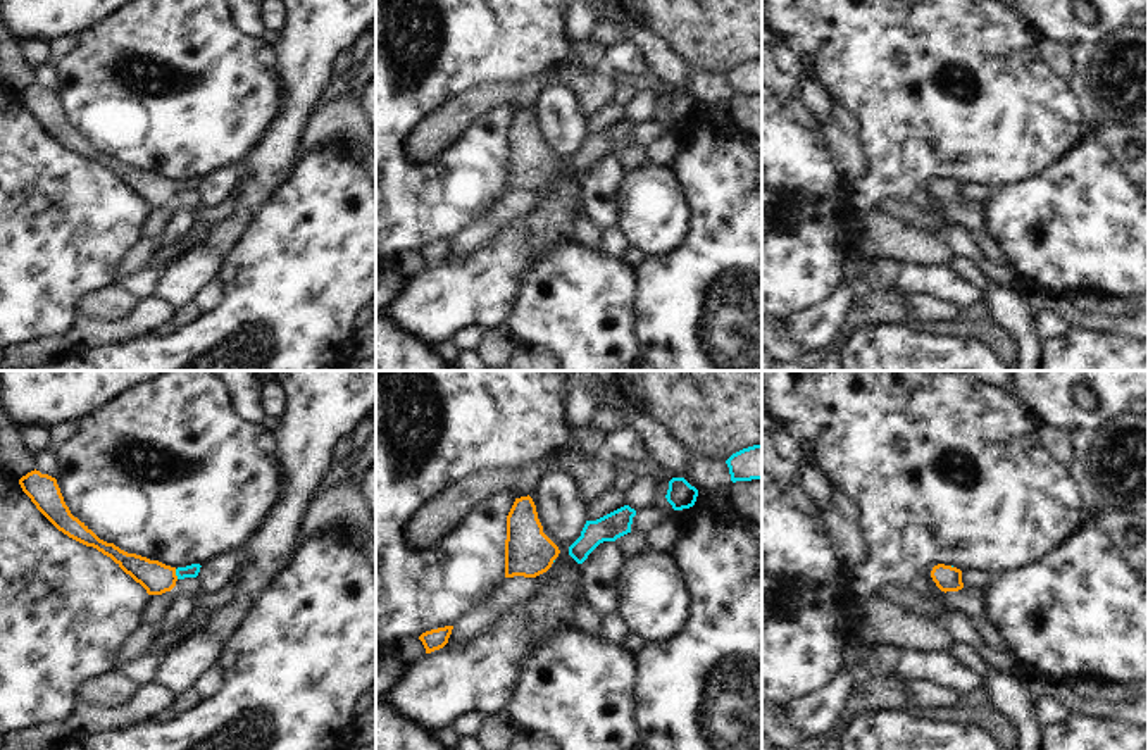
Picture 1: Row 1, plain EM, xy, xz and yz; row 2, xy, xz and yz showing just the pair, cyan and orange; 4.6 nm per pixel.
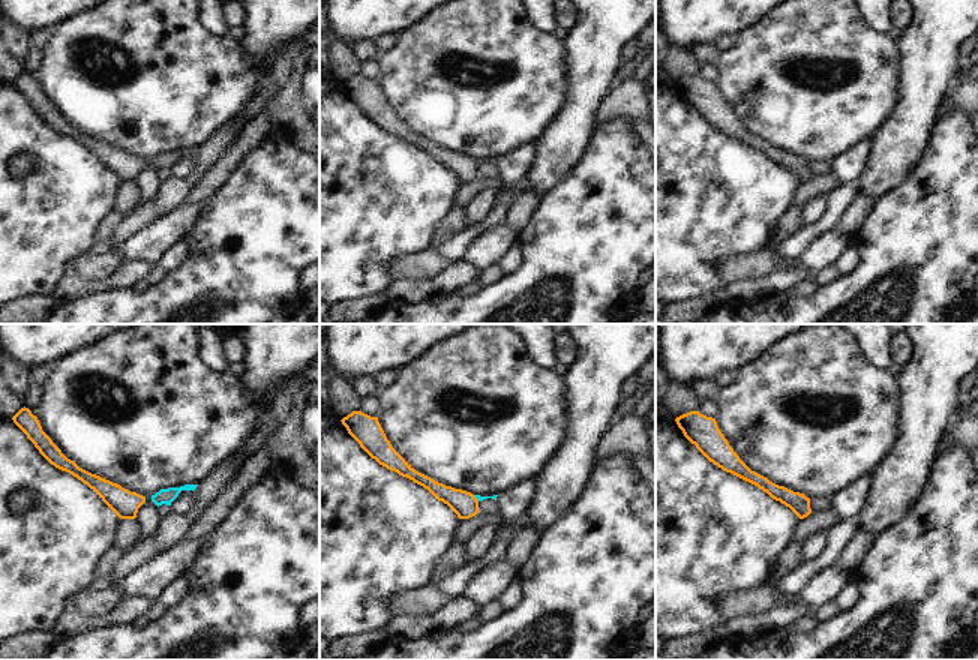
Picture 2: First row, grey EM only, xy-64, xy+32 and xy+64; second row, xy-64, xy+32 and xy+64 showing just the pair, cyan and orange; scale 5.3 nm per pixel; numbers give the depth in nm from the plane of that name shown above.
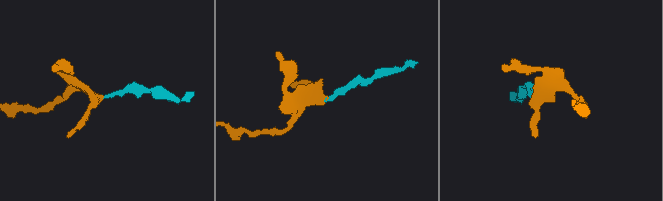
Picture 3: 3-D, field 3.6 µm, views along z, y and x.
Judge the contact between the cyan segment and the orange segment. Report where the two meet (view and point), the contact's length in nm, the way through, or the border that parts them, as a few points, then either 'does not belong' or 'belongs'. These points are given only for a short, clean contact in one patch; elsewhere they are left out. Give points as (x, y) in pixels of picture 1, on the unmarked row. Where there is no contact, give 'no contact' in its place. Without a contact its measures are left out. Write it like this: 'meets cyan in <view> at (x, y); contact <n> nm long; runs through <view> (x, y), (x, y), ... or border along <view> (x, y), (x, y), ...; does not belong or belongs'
meets cyan in xy at (176, 188); contact 50 nm long; runs through xy (190, 185), (176, 188), (157, 192); belongs

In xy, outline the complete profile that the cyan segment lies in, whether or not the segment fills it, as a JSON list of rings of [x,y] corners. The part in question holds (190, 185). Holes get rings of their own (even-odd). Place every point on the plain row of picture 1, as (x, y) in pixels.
[[[34,83],[22,90],[19,93],[19,98],[36,119],[36,122],[59,145],[110,171],[126,188],[140,197],[148,209],[162,209],[165,205],[171,205],[176,200],[178,193],[197,191],[200,186],[200,178],[176,183],[159,174],[128,167],[114,157],[100,153],[84,136],[71,128],[69,121],[64,116],[57,93],[48,88],[41,88]]]

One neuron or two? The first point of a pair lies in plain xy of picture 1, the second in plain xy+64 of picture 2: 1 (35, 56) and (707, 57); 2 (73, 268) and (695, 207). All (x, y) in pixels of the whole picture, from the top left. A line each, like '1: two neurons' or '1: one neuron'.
1: one neuron
2: one neuron

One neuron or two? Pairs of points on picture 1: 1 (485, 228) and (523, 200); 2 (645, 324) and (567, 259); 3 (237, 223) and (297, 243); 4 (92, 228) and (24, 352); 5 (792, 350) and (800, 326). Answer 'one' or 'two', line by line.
1: one
2: two
3: two
4: two
5: two

